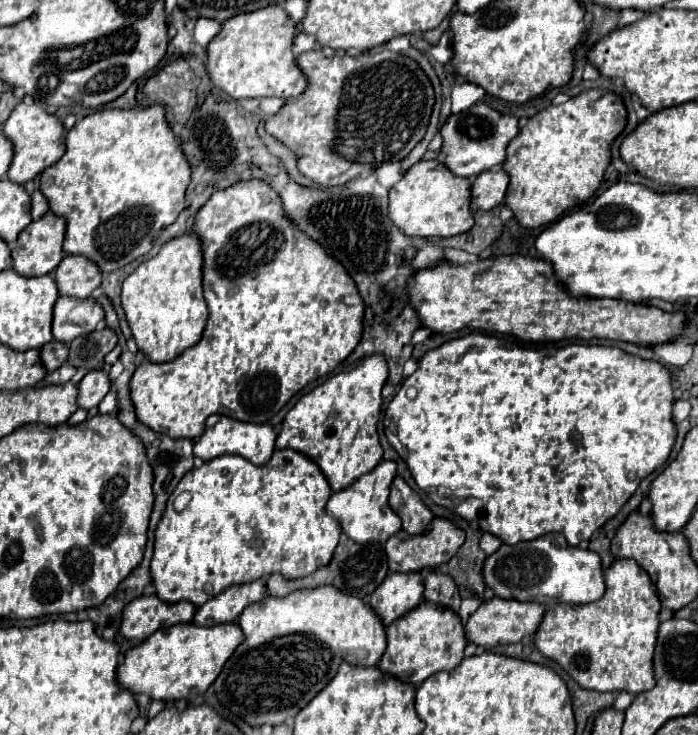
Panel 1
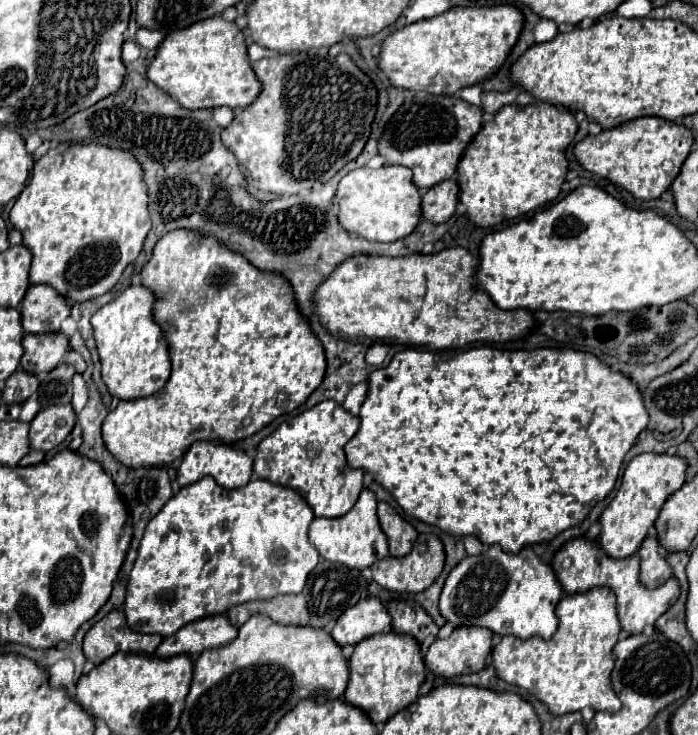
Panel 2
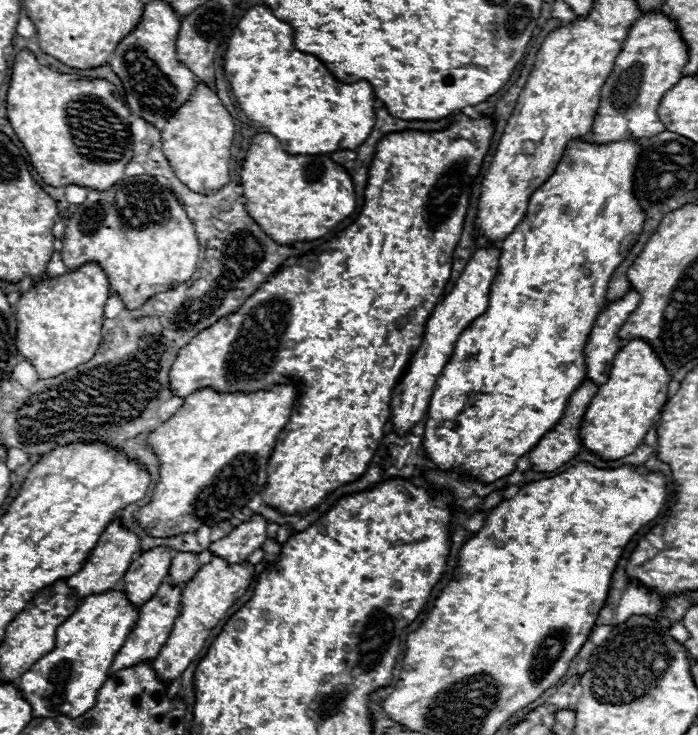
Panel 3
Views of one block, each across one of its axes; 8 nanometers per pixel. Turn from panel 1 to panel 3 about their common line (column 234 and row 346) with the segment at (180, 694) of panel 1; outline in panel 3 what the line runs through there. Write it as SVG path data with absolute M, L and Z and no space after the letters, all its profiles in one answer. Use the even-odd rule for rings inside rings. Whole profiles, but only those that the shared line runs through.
M632 340L626 346L620 348L620 352L614 358L614 366L610 370L608 382L602 384L602 388L594 394L590 400L590 406L582 418L580 424L580 440L590 450L592 454L596 452L604 460L618 460L628 454L632 454L644 440L646 432L654 426L656 414L660 412L662 404L666 402L666 392L668 392L668 382L670 382L670 372L662 366L660 358L650 350L650 346L644 340Z

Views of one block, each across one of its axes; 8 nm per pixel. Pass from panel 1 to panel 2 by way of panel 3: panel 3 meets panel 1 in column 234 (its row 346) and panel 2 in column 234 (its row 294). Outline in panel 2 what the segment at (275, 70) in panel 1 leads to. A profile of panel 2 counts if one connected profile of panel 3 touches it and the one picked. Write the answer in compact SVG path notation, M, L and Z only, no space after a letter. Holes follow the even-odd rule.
M222 16L206 18L184 30L168 34L148 66L148 78L188 110L218 106L240 110L250 106L262 90L262 84L252 70L242 30L236 22L228 22Z

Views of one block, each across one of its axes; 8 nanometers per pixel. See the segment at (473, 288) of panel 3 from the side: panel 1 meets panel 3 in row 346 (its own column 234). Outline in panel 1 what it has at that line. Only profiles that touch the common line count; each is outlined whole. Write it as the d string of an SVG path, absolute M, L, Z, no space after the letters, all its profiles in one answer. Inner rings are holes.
M220 416L220 420L206 428L206 432L196 440L194 444L194 454L198 458L202 458L204 462L222 456L222 454L238 454L246 460L250 460L256 466L262 466L270 460L272 452L274 452L274 442L276 442L276 432L274 426L270 424L254 424L254 422L240 422L228 416Z

